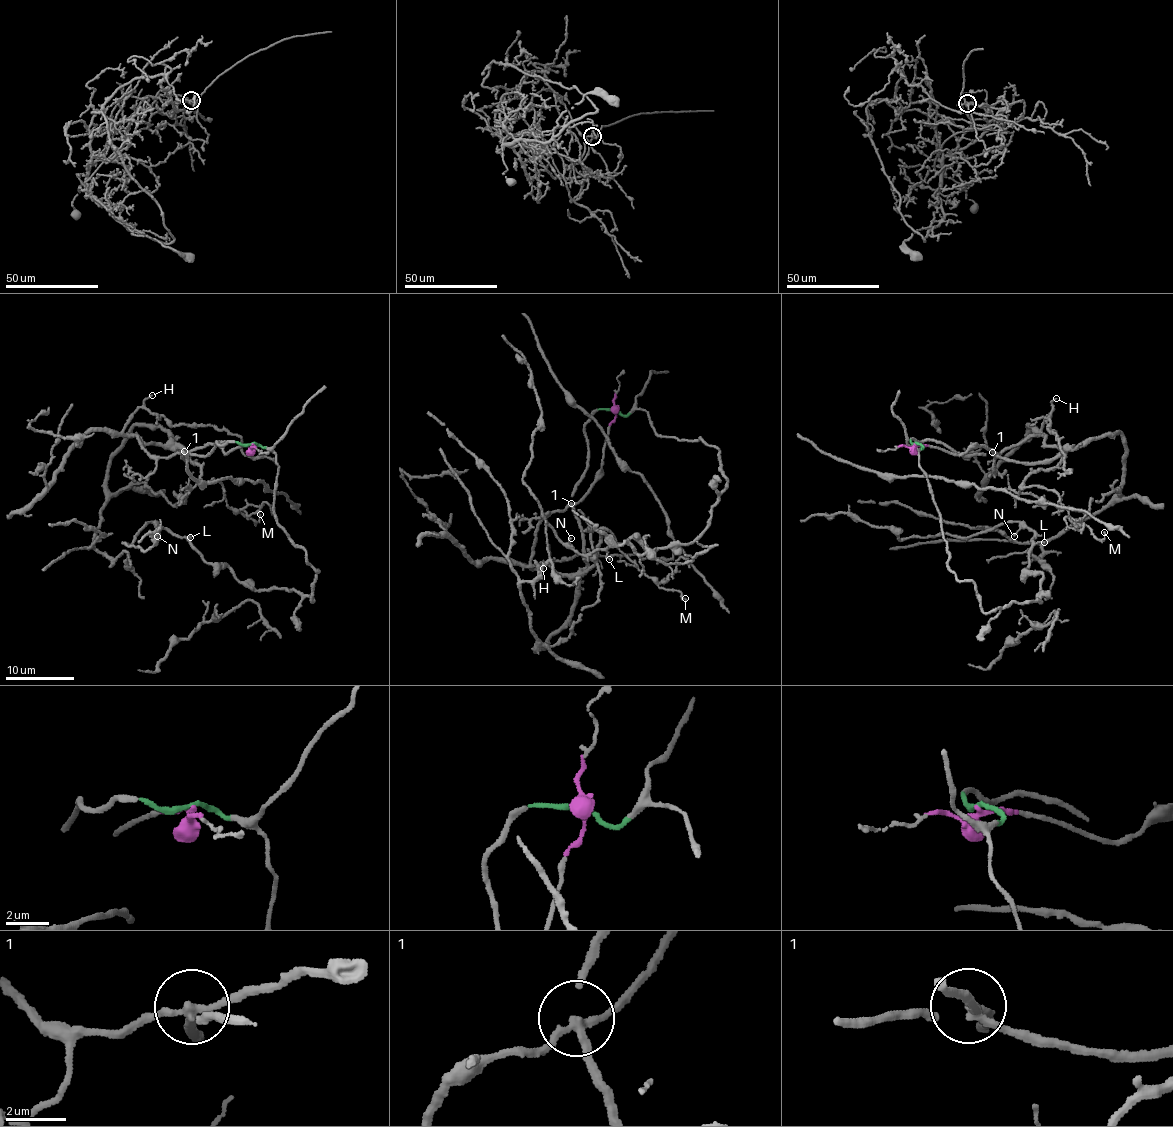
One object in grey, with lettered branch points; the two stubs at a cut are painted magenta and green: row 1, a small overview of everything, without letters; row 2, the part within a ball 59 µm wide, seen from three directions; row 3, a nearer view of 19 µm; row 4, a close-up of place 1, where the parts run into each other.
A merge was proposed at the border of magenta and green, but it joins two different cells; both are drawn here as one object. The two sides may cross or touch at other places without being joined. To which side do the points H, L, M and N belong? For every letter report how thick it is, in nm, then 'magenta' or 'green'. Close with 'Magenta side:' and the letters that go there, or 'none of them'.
H: 100 nm | magenta
L: 140 nm | green
M: 110 nm | magenta
N: 130 nm | green
Magenta side: H, M

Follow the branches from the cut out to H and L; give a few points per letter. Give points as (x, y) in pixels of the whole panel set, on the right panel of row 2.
H: (915, 444), (954, 454), (983, 445), (997, 456), (1030, 436), (1042, 435), (1043, 420), (1057, 398)
L: (915, 443), (947, 567), (972, 581), (984, 612), (1041, 602), (1043, 575), (1025, 570), (1031, 548), (1045, 543)

